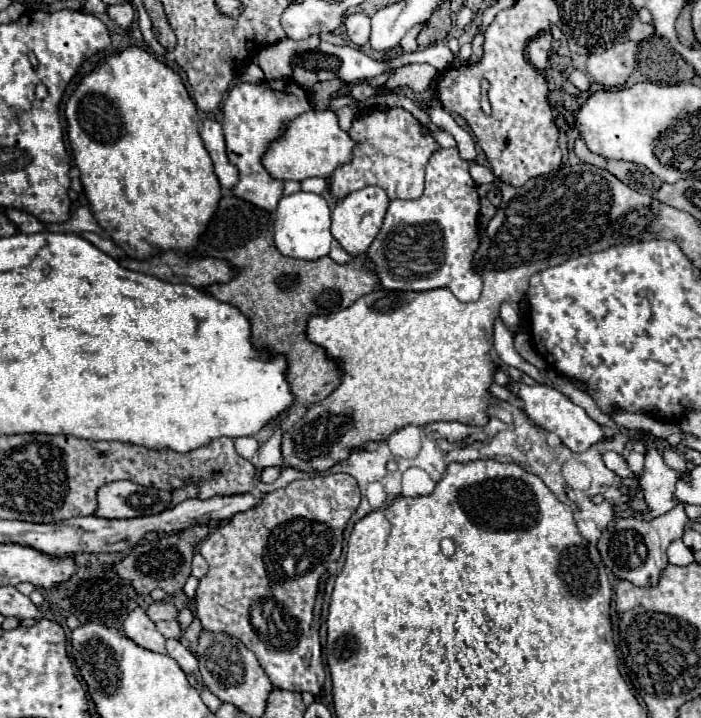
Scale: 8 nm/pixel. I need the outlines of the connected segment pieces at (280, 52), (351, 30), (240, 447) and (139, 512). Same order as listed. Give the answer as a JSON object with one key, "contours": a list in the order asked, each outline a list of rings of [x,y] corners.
{"contours":[[[[308,36],[298,42],[284,38],[282,42],[270,44],[270,46],[262,48],[260,52],[256,52],[252,56],[252,62],[264,70],[268,80],[270,78],[288,78],[290,76],[290,56],[296,52],[302,52],[302,50],[316,48],[318,42],[320,42],[318,36]]],[[[366,14],[348,16],[348,18],[344,20],[344,24],[346,24],[348,38],[350,38],[356,46],[368,44],[368,38],[370,38],[370,18],[368,18]]],[[[236,438],[234,444],[236,444],[238,454],[242,458],[248,458],[248,460],[260,450],[260,442],[256,442],[256,438]]],[[[110,482],[98,490],[100,518],[138,518],[154,516],[170,508],[170,492],[144,488],[134,482]]]]}

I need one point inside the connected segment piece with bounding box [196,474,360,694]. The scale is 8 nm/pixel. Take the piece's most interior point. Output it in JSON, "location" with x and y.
{"location":[264,565]}

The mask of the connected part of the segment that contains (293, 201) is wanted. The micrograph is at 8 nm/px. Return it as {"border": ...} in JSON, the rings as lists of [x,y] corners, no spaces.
{"border":[[[296,192],[284,196],[278,202],[278,216],[274,222],[274,242],[284,256],[318,260],[330,252],[332,240],[334,238],[330,232],[330,206],[324,196],[312,192]]]}

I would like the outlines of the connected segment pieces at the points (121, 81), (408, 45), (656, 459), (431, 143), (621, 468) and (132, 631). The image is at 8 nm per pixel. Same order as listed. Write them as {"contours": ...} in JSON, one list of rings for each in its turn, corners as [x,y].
{"contours":[[[[132,46],[124,52],[104,58],[100,68],[96,68],[94,72],[90,72],[88,76],[82,78],[82,82],[76,86],[76,90],[72,92],[72,96],[66,102],[66,120],[68,120],[68,140],[72,144],[74,162],[76,162],[78,170],[82,172],[82,186],[90,200],[92,214],[98,220],[98,224],[108,232],[108,236],[126,252],[126,256],[134,258],[134,260],[144,260],[144,258],[150,258],[154,254],[162,254],[168,250],[184,250],[184,252],[194,250],[198,244],[198,238],[204,234],[210,218],[218,210],[218,202],[222,198],[222,188],[214,174],[212,158],[208,156],[208,152],[202,144],[202,138],[200,138],[200,130],[198,130],[200,116],[196,112],[196,106],[194,106],[190,94],[186,92],[186,86],[182,84],[182,78],[172,68],[168,68],[166,64],[156,60],[148,50]]],[[[426,22],[416,24],[414,28],[410,28],[410,30],[406,32],[406,36],[404,36],[404,38],[402,38],[402,42],[400,42],[400,46],[402,46],[402,50],[404,50],[404,52],[416,52],[416,50],[418,50],[416,36],[418,36],[424,28],[426,28]]],[[[650,448],[645,455],[640,488],[646,492],[646,504],[650,506],[650,516],[662,516],[670,512],[678,500],[674,500],[674,484],[678,472],[668,468],[656,448]]],[[[384,108],[370,110],[362,118],[354,120],[348,132],[358,146],[354,148],[354,158],[350,164],[340,166],[330,176],[330,194],[336,198],[344,198],[346,194],[366,188],[380,186],[388,192],[390,200],[406,198],[414,200],[422,196],[424,190],[424,168],[430,160],[430,154],[438,150],[438,144],[432,136],[424,136],[420,132],[418,120],[406,112],[404,108]]],[[[606,452],[603,456],[604,463],[610,470],[614,470],[618,476],[630,476],[630,470],[622,454]]],[[[136,608],[128,614],[128,618],[124,622],[124,636],[128,636],[138,646],[142,646],[150,652],[166,654],[166,646],[164,646],[166,638],[162,634],[158,634],[154,622],[146,616],[146,612],[142,608]]]]}

